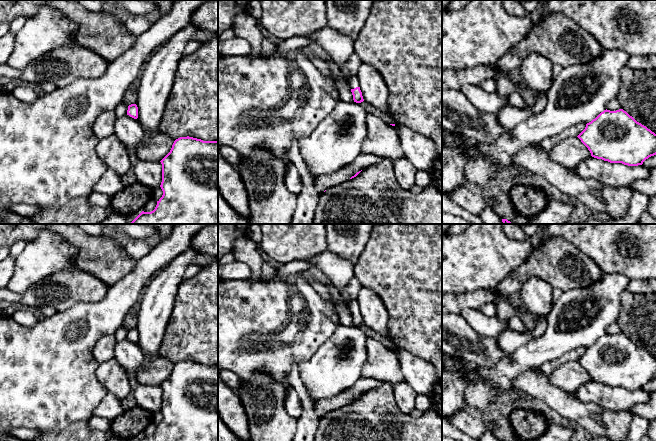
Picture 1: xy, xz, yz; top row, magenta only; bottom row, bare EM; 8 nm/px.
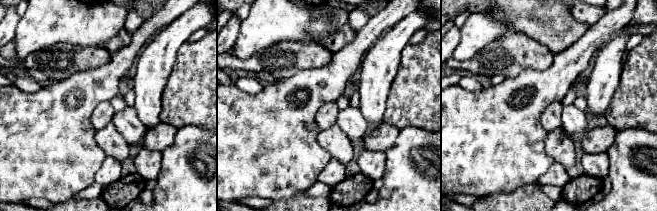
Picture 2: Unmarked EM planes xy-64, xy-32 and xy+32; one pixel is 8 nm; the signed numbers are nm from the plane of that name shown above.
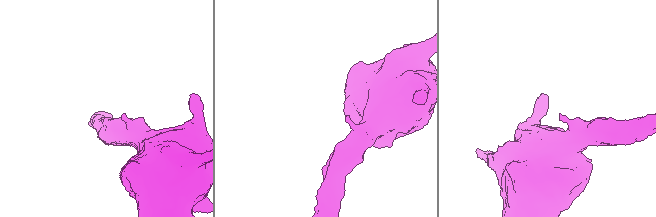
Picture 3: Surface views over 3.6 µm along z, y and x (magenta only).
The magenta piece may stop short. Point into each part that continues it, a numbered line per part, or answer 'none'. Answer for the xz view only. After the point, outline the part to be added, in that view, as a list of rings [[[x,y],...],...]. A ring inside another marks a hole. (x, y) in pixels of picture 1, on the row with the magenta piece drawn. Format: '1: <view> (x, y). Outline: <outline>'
1: xz (353, 81). Outline: [[[356,75],[348,77],[348,82],[349,82],[349,86],[351,89],[354,89],[356,87],[360,87],[360,84],[359,84],[359,81],[358,81]]]

